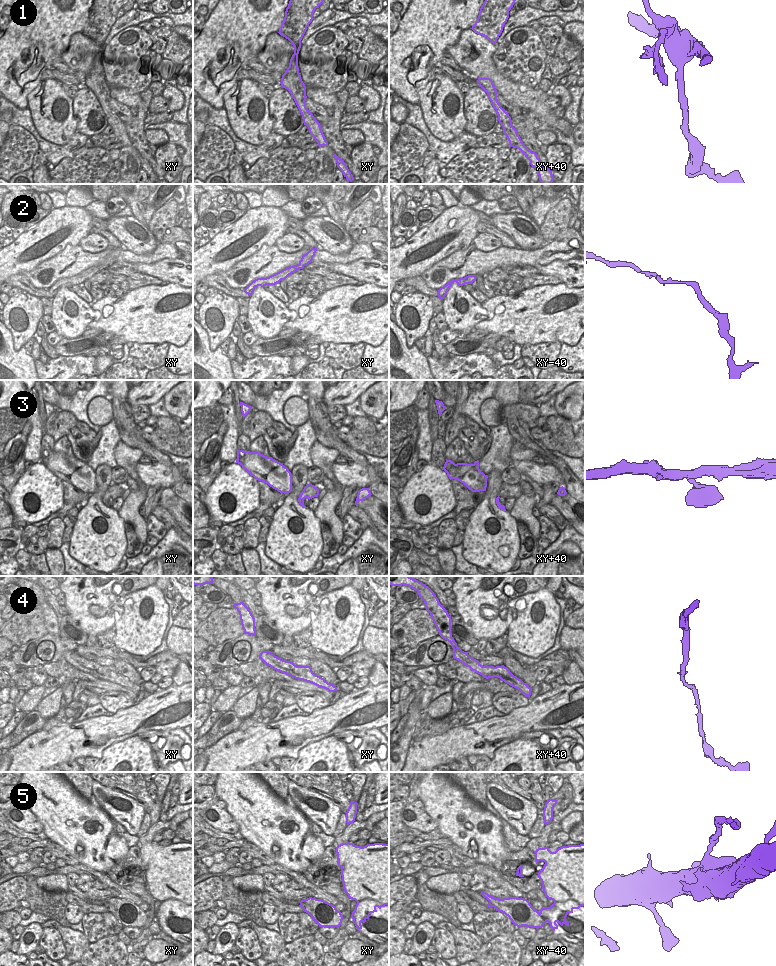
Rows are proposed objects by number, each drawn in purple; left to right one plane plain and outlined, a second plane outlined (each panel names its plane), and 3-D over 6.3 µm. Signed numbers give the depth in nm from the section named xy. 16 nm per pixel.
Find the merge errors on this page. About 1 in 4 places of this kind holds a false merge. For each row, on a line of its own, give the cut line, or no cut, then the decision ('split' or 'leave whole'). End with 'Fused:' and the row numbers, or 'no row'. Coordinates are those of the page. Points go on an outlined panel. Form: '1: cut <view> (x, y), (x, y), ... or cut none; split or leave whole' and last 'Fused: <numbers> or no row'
1: cut xy (306, 27), (303, 27), (300, 32), (291, 38), (283, 36); split
2: cut none; leave whole
3: cut none; leave whole
4: cut none; leave whole
5: cut xy (346, 819), (349, 823); split
Fused: 1, 5

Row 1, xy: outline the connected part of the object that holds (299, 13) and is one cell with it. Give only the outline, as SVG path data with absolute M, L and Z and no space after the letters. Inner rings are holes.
M290 0L285 11L285 17L279 29L281 36L289 36L301 33L303 27L308 27L313 20L313 13L324 0Z

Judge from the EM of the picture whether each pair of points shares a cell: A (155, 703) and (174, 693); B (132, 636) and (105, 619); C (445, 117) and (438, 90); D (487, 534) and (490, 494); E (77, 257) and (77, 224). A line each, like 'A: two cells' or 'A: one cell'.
A: one cell
B: two cells
C: one cell
D: one cell
E: two cells

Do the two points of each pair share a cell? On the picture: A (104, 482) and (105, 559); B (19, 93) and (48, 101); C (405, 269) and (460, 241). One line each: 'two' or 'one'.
A: one
B: two
C: one

